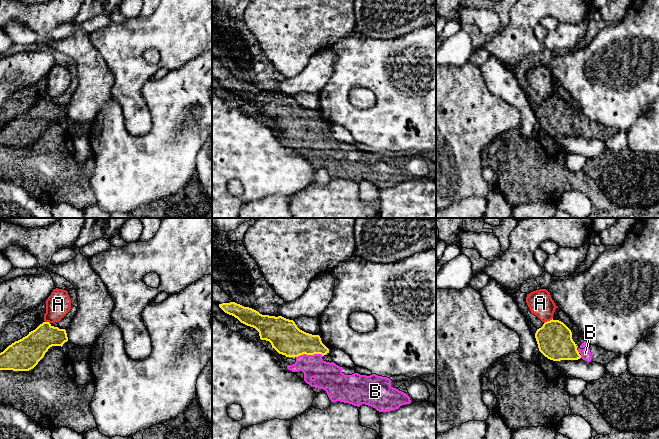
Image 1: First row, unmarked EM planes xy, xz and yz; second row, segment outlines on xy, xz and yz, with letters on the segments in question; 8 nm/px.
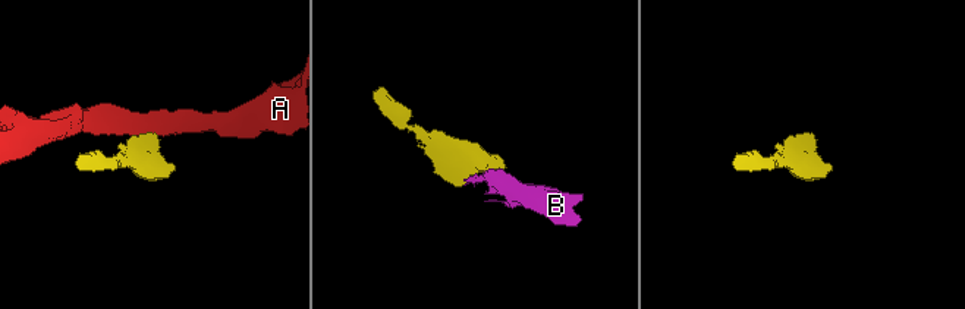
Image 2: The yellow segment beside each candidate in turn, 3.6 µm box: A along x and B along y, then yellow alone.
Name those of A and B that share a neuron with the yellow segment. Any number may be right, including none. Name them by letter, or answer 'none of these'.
B

